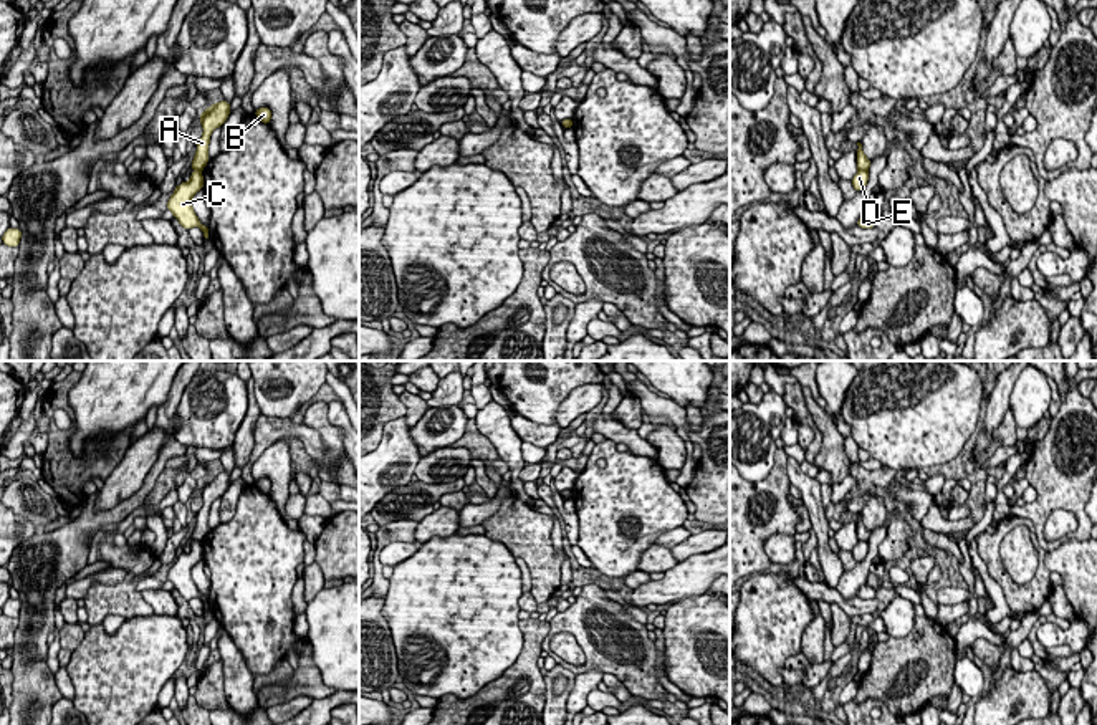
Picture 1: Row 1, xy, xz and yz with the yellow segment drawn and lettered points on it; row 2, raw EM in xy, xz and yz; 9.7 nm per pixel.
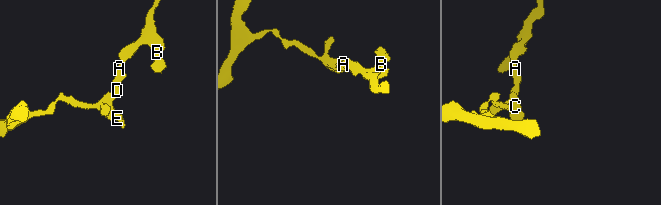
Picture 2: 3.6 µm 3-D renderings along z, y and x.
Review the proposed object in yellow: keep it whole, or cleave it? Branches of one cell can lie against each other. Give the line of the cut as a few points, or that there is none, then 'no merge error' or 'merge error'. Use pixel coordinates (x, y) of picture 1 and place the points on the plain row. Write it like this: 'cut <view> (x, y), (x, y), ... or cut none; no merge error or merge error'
cut yz (859, 540), (866, 542); merge error

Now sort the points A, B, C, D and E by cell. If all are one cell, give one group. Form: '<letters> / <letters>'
A B / C D E

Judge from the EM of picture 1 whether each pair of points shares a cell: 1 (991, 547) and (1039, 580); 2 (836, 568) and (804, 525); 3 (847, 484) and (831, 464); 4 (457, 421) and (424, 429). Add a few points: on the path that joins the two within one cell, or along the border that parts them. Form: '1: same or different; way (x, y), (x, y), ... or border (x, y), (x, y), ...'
1: same; way (993, 563), (995, 570), (1013, 588), (1023, 588)
2: different; border (801, 500), (813, 527)
3: different; border (849, 474), (833, 485)
4: same; way (449, 422), (432, 426)

